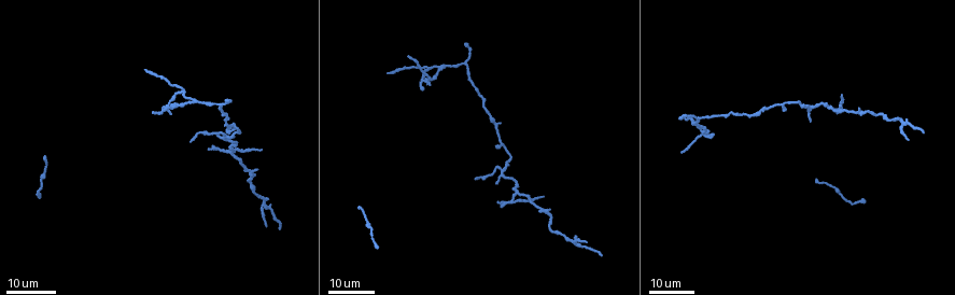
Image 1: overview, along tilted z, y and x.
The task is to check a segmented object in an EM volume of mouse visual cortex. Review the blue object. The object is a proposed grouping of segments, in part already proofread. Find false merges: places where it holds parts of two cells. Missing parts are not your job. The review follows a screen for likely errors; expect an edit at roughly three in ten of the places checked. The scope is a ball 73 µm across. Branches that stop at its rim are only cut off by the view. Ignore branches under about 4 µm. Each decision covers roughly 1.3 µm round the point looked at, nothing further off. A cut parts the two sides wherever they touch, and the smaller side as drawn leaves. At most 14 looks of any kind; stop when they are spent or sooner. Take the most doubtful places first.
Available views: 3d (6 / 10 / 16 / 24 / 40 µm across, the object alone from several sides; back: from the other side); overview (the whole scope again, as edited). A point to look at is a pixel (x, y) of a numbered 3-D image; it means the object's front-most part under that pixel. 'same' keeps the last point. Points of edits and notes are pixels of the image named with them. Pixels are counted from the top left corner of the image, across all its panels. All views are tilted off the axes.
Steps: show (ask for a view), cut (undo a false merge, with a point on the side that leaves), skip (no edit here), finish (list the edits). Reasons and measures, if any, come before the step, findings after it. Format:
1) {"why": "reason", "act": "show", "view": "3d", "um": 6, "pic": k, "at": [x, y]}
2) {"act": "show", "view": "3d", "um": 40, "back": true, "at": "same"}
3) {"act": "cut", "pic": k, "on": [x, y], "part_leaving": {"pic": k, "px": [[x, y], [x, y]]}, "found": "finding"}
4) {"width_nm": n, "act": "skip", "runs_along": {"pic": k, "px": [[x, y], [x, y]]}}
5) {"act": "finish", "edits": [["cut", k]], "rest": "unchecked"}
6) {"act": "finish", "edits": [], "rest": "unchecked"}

{"why": "branch point", "act": "show", "view": "3d", "um": 16, "pic": 1, "at": [500, 172]}

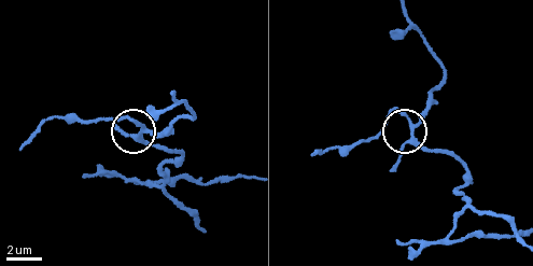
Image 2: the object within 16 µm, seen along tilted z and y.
{"why": "closer look", "act": "show", "view": "3d", "um": 6, "pic": 2, "at": [143, 129]}

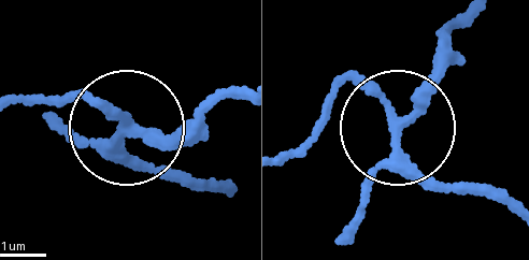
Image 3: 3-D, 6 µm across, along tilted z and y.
{"why": "from behind", "act": "show", "view": "3d", "um": 6, "back": true, "pic": 3, "at": [404, 124]}

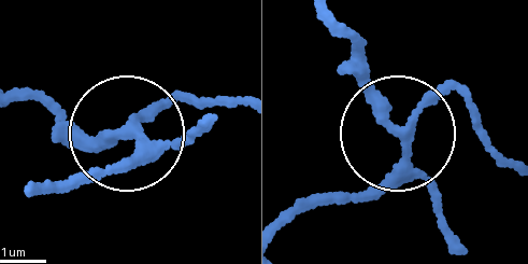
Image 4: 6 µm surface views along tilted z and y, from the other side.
{"arms": 3, "act": "skip", "runs_along": {"pic": 4, "px": [[459, 97], [427, 102], [404, 125], [393, 169], [339, 202]]}, "found": "one cell here"}

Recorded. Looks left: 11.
{"why": "side arm on a straight run", "act": "show", "view": "3d", "um": 16, "pic": 1, "at": [440, 69]}

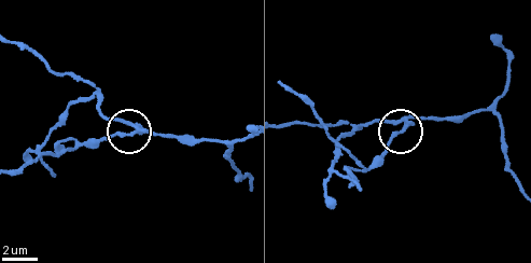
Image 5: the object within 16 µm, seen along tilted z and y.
{"why": "closer look", "act": "show", "view": "3d", "um": 10, "pic": 5, "at": [133, 134]}

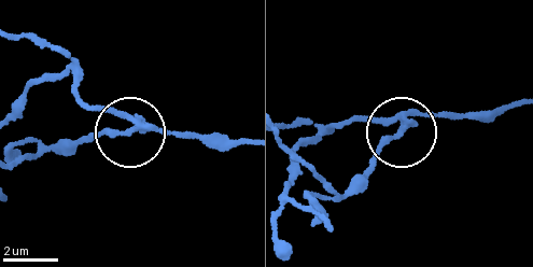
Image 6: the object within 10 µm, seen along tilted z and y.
{"side_arm_um": 13, "act": "cut", "pic": 6, "on": [106, 135], "part_leaving": {"pic": 6, "px": [[139, 124], [15, 159]]}, "found": "two cells meet here"}

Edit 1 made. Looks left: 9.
{"why": "sudden change in width", "act": "show", "view": "3d", "um": 24, "pic": 1, "at": [422, 80]}

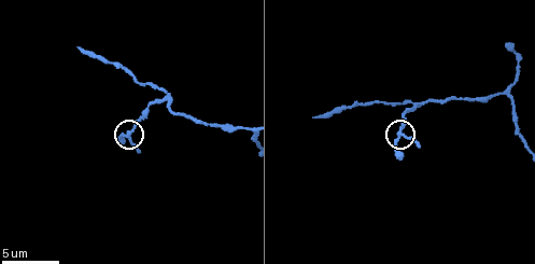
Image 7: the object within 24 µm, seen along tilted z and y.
{"act": "show", "view": "3d", "um": 6, "pic": 7, "at": [400, 136]}

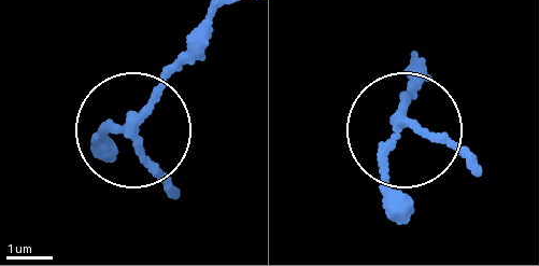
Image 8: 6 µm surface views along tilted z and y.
{"width_nm": 160, "act": "skip", "runs_along": {"pic": 8, "px": [[211, 16], [133, 120]]}, "found": "one cell here"}

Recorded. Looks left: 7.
{"why": "side arm on a straight run", "act": "show", "view": "3d", "um": 6, "pic": 7, "at": [250, 128]}

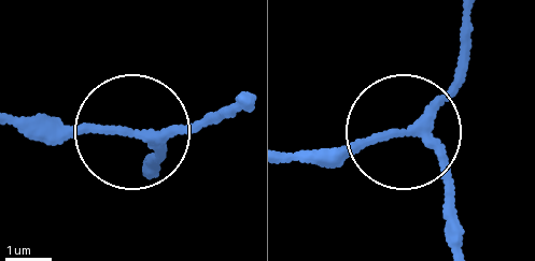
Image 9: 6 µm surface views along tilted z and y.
{"act": "show", "view": "3d", "um": 6, "back": true, "pic": 9, "at": [131, 132]}

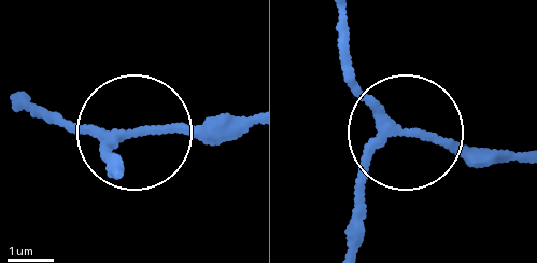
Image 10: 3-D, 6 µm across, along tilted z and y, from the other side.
{"width_nm": 170, "act": "skip", "runs_along": {"pic": 10, "px": [[345, 243], [366, 174], [404, 134], [344, 57]]}, "found": "continuous, no second cell"}

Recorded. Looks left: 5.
{"why": "three-way junction", "act": "show", "view": "3d", "um": 16, "pic": 1, "at": [902, 123]}

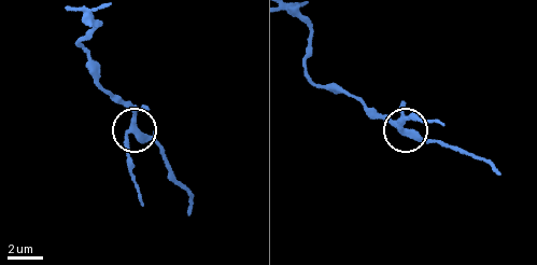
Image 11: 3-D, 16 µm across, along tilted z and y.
{"act": "show", "view": "3d", "um": 10, "pic": 11, "at": [129, 133]}

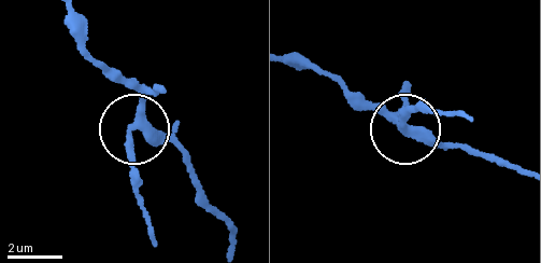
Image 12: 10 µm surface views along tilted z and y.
{"act": "skip", "found": "all the same cell"}

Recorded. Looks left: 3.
{"why": "three arms meet", "act": "show", "view": "3d", "um": 24, "pic": 1, "at": [858, 113]}

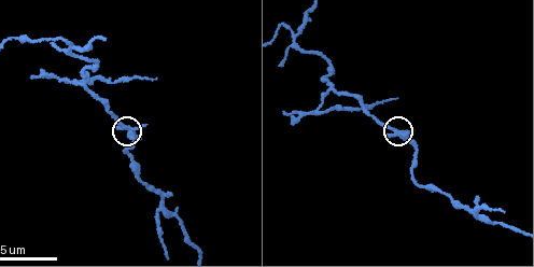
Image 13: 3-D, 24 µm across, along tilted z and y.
{"why": "closer look", "act": "show", "view": "3d", "um": 10, "pic": 13, "at": [123, 127]}

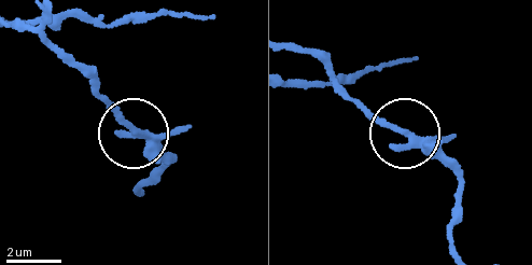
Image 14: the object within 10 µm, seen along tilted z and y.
{"width_nm": 240, "act": "skip", "found": "continuous, no second cell"}

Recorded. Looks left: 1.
{"act": "finish", "edits": [["cut", 6]], "rest": "unchecked"}

